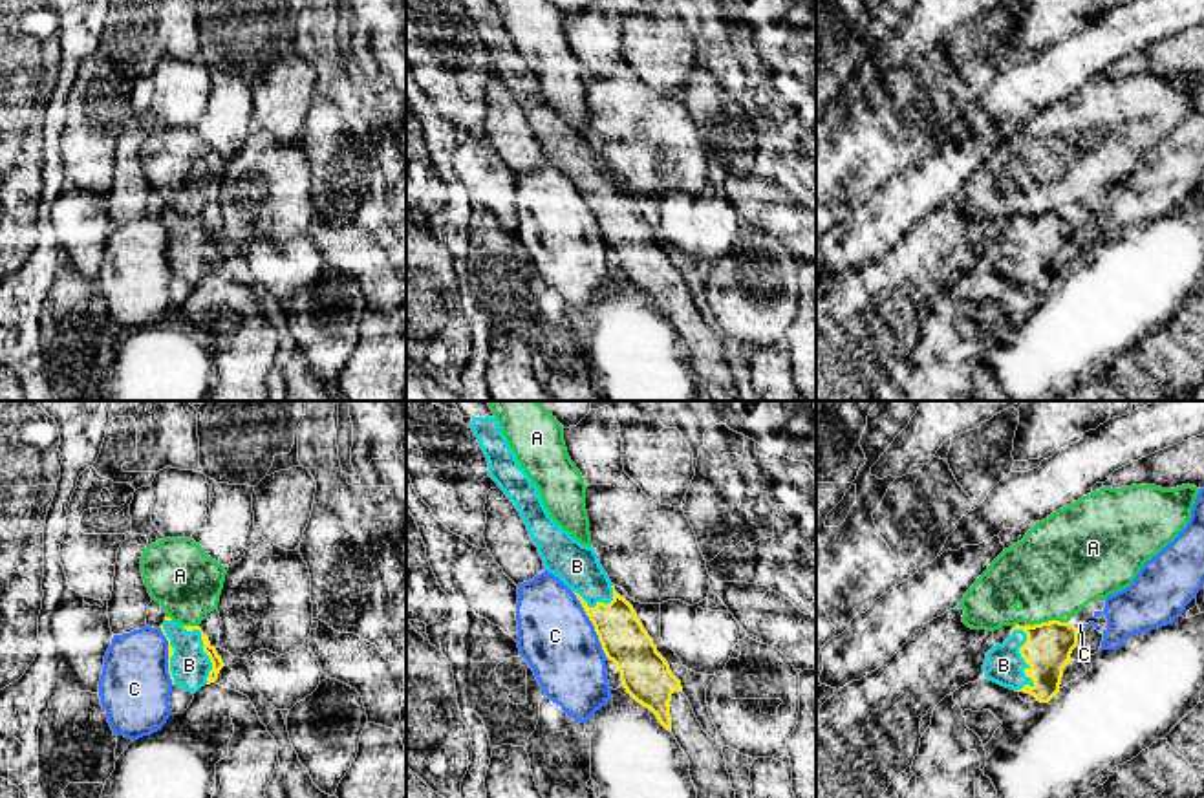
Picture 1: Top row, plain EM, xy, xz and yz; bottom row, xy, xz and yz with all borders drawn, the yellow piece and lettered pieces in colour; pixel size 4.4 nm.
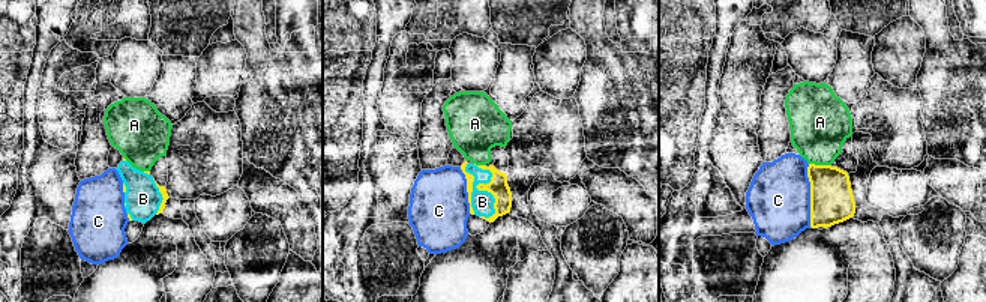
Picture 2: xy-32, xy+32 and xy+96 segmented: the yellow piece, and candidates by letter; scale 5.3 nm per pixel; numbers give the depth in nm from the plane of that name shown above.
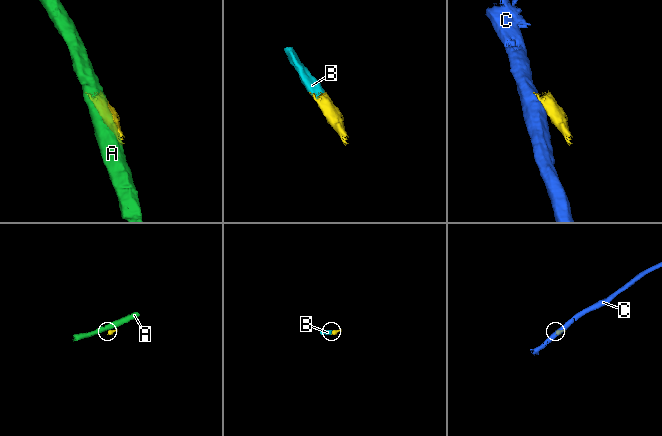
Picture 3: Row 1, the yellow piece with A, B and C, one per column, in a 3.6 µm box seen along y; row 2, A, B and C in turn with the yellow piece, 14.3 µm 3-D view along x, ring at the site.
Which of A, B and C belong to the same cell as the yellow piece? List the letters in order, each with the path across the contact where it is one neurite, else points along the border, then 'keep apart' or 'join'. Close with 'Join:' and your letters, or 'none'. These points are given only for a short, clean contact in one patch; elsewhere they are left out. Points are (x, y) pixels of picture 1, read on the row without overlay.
A: along yz (1067, 211), (1029, 215) | keep apart
B: across yz (1049, 235), (1036, 246), (1021, 246), (1012, 255), (1003, 255) | join
C: along xz (571, 182), (608, 248) | keep apart
Join: B

